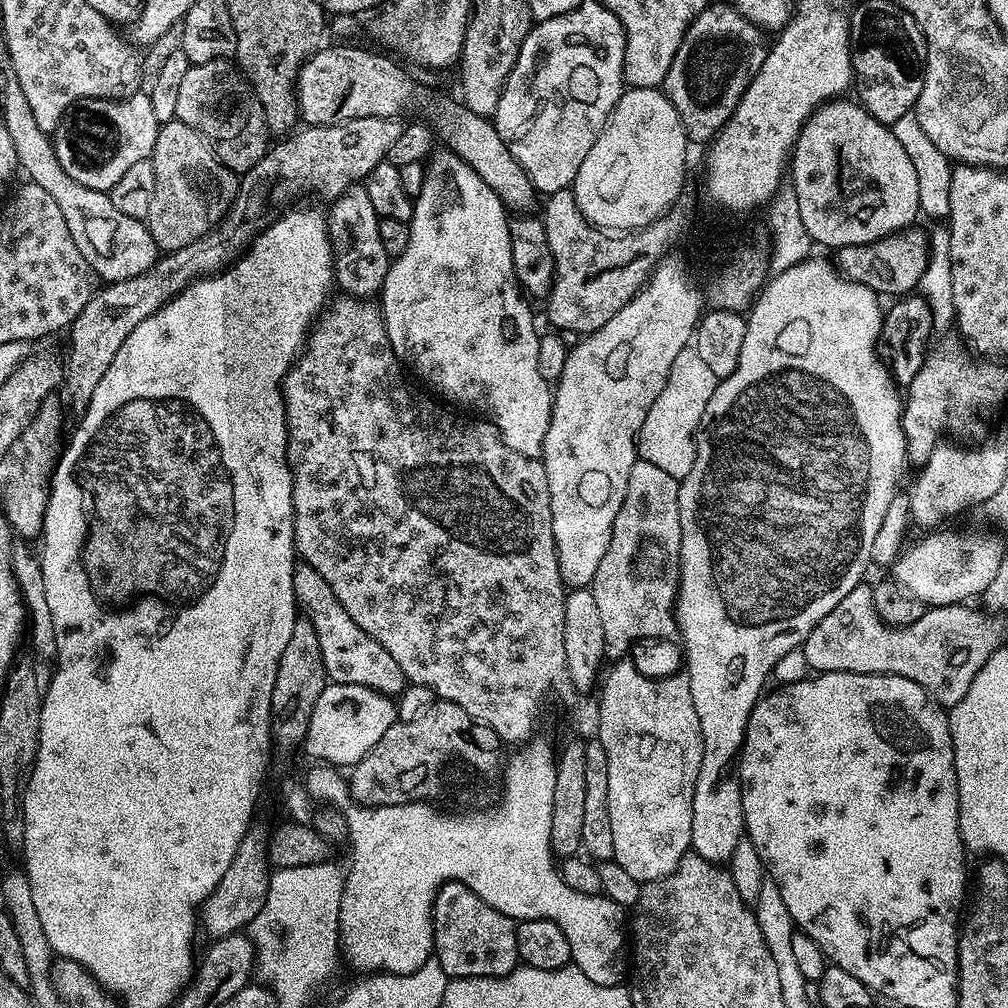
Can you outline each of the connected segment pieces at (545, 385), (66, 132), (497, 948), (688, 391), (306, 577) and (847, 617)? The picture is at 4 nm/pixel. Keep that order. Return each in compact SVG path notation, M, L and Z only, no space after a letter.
M447 150L438 152L427 161L426 181L419 195L415 197L412 206L412 218L407 221L408 241L406 242L406 250L401 256L395 257L389 263L388 273L384 279L382 315L390 338L390 346L396 352L397 358L409 369L412 367L430 387L437 388L448 400L457 400L464 408L473 408L476 411L473 413L479 414L483 419L491 422L500 431L501 438L506 442L506 446L510 446L510 450L514 450L523 456L536 458L544 451L546 430L550 426L550 418L552 417L554 392L549 381L544 380L542 374L538 374L538 342L540 336L538 331L536 332L535 322L532 321L532 312L528 309L527 302L529 303L529 301L522 295L522 289L516 283L515 276L512 275L510 216L504 207L504 203L498 198L498 194L494 194L494 190L490 190L490 186L486 186L486 182L482 182L482 178L478 178L478 174L474 174L474 170L469 164L463 164L453 152Z
M137 94L122 100L85 99L69 108L50 137L61 169L75 183L111 193L114 182L118 182L130 166L151 157L159 129L150 98Z
M457 880L436 891L432 903L432 946L434 959L450 978L505 976L521 963L514 921L482 902L478 894Z
M695 347L684 348L682 354L674 358L674 366L670 366L662 394L658 394L648 407L636 438L639 459L650 462L650 466L659 466L678 481L690 474L696 457L696 433L700 430L700 419L717 383L717 376L706 367L705 360L696 353Z
M300 562L292 569L292 585L294 586L296 602L303 619L311 622L314 626L314 634L318 634L318 646L322 650L324 669L329 681L334 684L366 686L367 688L373 688L381 696L399 697L406 687L406 681L398 662L394 662L394 658L390 658L390 654L377 640L371 640L360 629L358 622L354 622L350 618L350 614L346 614L346 610L342 610L342 602L338 602L338 598L334 598L334 590L330 590L330 586L326 586L326 578L322 578L322 574L318 574L318 570L314 570L314 566Z
M862 582L854 590L850 590L850 594L846 594L846 598L842 598L842 602L838 602L838 606L834 606L834 610L830 610L830 614L826 614L826 618L822 618L818 626L814 626L814 630L810 630L810 634L804 639L802 650L813 673L857 672L910 678L910 682L918 682L918 686L922 686L922 690L926 690L937 704L950 710L958 702L962 702L962 698L966 698L970 682L974 682L978 670L982 670L984 663L1005 643L1005 621L999 615L989 614L979 607L968 607L972 606L963 603L928 608L922 618L918 618L918 622L905 628L890 628L883 624L876 612L871 587Z

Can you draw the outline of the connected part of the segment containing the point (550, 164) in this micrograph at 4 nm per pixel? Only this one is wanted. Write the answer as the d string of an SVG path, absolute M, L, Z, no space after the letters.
M584 2L572 12L532 24L522 42L518 58L514 62L514 70L510 70L510 78L506 78L506 86L502 90L502 98L498 98L494 123L502 142L508 147L510 154L518 162L518 166L528 175L530 182L536 187L537 193L551 194L572 185L574 178L578 174L578 166L582 166L582 162L586 159L586 154L590 154L590 146L594 146L598 134L602 134L602 130L606 126L614 106L620 101L620 96L625 90L624 27L620 25L616 15L609 11L608 8L603 8L598 2L592 2L592 4Z

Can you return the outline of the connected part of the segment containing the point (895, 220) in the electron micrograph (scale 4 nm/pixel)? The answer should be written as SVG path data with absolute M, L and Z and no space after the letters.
M837 98L827 104L820 105L813 112L812 117L804 123L804 127L800 129L800 136L796 139L796 147L790 153L790 176L792 172L790 188L798 198L798 214L802 216L802 226L806 226L806 234L812 239L813 245L820 247L821 244L822 247L829 248L829 250L858 246L859 244L873 244L876 240L881 240L890 234L909 227L915 221L912 219L915 216L917 218L920 212L918 177L910 158L906 154L906 150L903 149L902 143L898 142L898 138L892 133L891 127L879 124L866 109L860 107L859 103L847 104L846 101L847 99Z

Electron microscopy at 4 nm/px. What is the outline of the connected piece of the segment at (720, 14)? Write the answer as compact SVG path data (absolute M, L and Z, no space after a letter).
M731 6L710 7L688 27L678 54L674 54L662 91L680 116L689 141L711 141L732 117L756 71L768 57L770 48L767 43L764 45L764 36L761 29L749 24Z

